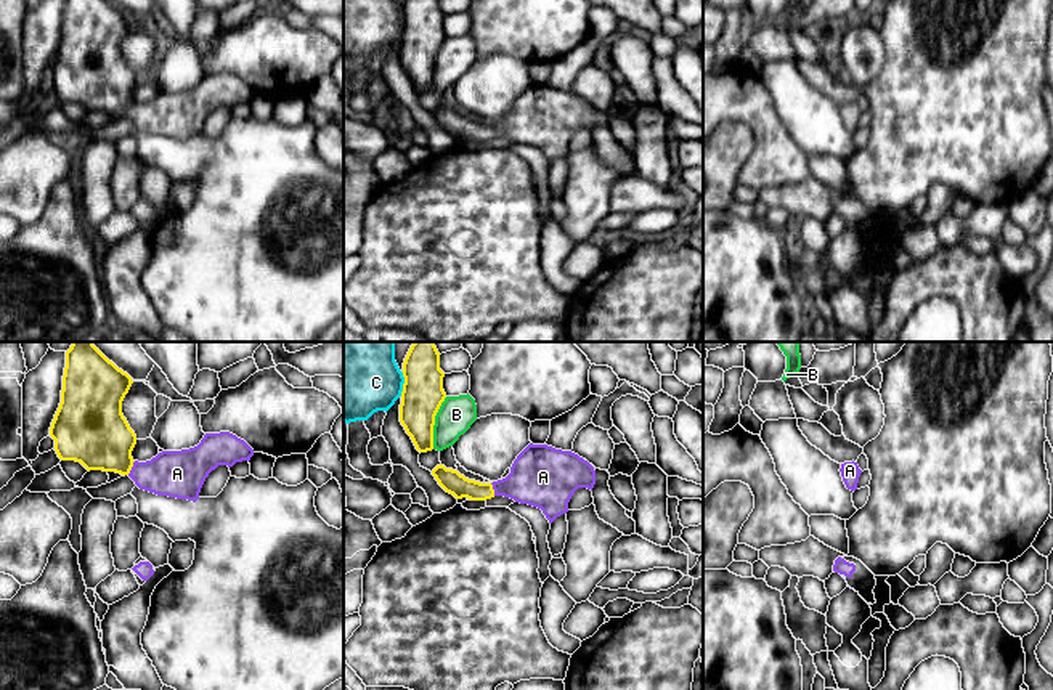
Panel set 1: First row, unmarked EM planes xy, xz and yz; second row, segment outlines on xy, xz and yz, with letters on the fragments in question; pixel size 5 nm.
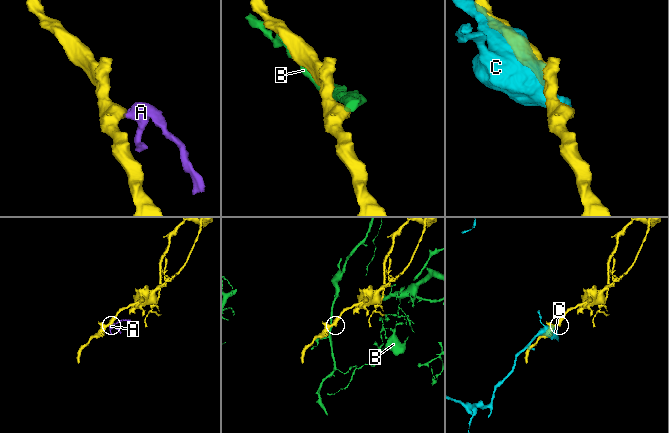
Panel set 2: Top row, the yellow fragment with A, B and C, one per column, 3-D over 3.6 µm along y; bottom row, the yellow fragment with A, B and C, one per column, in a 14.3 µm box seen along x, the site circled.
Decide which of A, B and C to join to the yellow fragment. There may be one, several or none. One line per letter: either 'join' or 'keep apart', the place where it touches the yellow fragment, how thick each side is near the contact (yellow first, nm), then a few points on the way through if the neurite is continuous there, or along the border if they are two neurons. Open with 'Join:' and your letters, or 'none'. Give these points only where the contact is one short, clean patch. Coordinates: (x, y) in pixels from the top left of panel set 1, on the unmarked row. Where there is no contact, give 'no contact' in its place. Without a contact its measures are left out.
Join: A
A: join | xy (132, 106) | 320/240 nm | across xy (95, 73), (132, 106), (143, 114), (177, 114)
B: keep apart | xz (434, 63) | 220/180 nm
C: keep apart | xz (403, 24) | 220/300 nm

